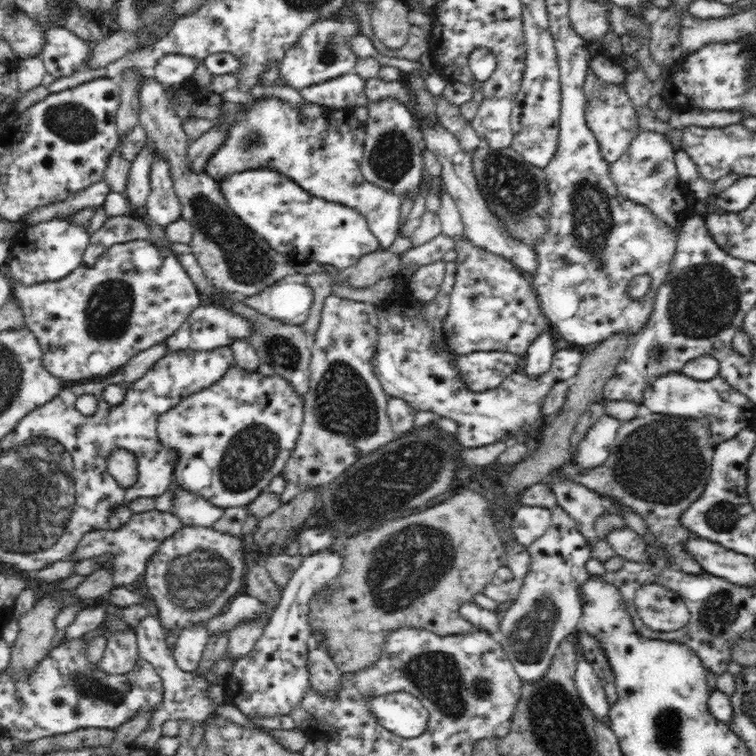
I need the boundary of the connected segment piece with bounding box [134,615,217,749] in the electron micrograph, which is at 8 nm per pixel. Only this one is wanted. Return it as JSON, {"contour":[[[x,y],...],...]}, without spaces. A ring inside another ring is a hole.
{"contour":[[[145,616],[143,620],[140,620],[140,622],[136,624],[134,632],[137,636],[139,656],[154,665],[156,672],[159,673],[163,682],[162,706],[153,712],[151,716],[151,726],[136,737],[134,744],[140,749],[155,748],[155,744],[159,741],[159,738],[162,737],[162,725],[166,721],[179,721],[182,719],[200,722],[214,713],[217,706],[206,696],[209,681],[206,681],[204,677],[198,677],[198,675],[194,675],[194,673],[187,673],[178,668],[175,658],[173,657],[173,650],[166,644],[167,636],[164,634],[165,630],[163,630],[156,616]]]}

